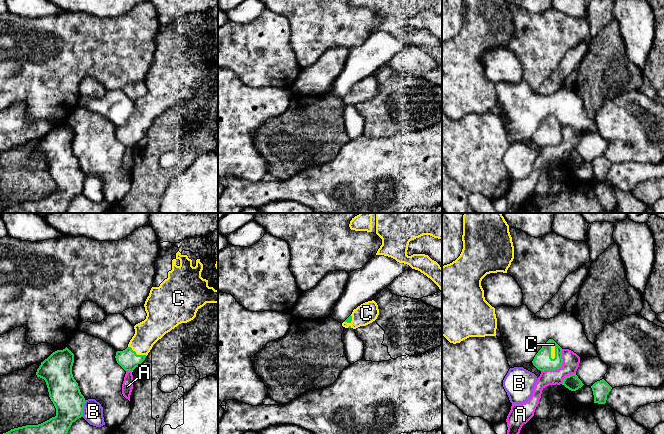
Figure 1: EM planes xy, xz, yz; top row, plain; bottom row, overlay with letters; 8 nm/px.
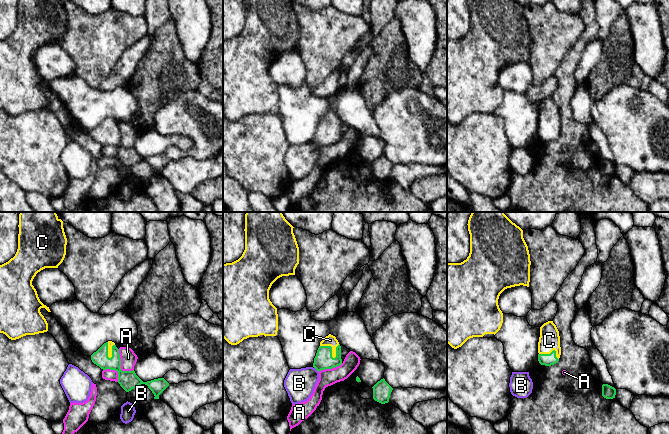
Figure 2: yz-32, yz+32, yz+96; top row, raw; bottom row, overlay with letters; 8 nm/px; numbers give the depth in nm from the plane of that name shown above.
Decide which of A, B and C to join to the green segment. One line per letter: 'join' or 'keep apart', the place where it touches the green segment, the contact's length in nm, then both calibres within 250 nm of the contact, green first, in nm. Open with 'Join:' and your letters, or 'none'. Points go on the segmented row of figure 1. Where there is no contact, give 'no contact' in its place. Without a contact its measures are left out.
Join: C
A: keep apart; contact yz (559, 367); length 260 nm; calibres 150 and 140 nm
B: keep apart; contact xy (83, 407); length 140 nm; calibres 240 and 160 nm
C: join; contact yz (555, 351); length 140 nm; calibres 150 and 30 nm

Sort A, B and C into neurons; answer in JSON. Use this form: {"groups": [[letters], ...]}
{"groups": [["A"], ["B"], ["C"]]}

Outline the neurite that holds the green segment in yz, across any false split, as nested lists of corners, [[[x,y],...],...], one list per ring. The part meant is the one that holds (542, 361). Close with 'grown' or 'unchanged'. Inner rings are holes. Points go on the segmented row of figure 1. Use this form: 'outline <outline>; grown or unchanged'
outline [[[549,339],[535,355],[533,365],[540,371],[555,370],[562,366],[562,348]]]; grown

